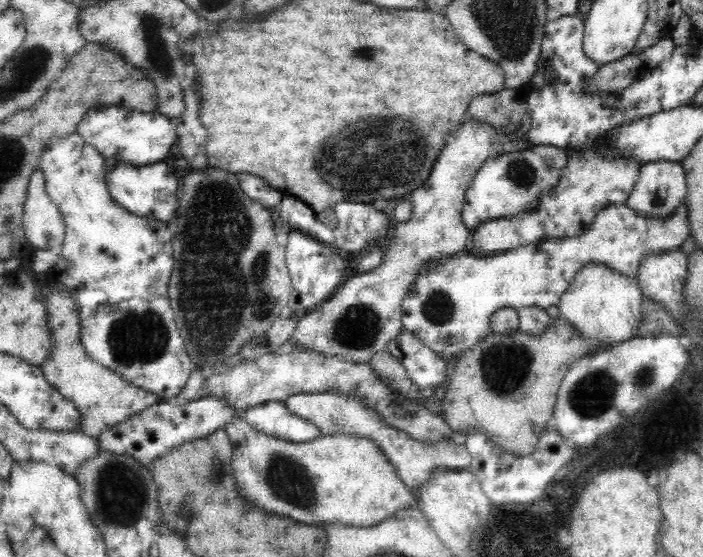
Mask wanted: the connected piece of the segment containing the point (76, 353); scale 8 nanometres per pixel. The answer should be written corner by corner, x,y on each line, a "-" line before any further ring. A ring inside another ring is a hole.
49,280
44,298
47,300
47,327
51,337
51,351
47,359
41,364
42,372
48,384
51,384
66,400
75,404
80,413
81,431
92,438
97,438
111,426
130,418
137,412
150,408
153,404
161,402
158,395
136,385
127,383
121,376
102,366
99,362
92,361
86,354
80,340
81,324
76,301
71,297
71,292
63,288
64,285

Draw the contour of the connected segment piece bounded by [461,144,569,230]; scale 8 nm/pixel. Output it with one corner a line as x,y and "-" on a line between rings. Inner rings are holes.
532,145
518,152
506,152
496,158
488,158
474,175
465,192
462,207
463,223
473,230
480,223
519,212
529,211
539,198
559,183
560,175
568,164
568,155
562,148

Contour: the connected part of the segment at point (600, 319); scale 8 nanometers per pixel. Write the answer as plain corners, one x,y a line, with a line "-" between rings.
586,263
576,271
573,283
568,285
567,291
559,298
558,307
564,319
586,339
614,346
634,338
643,318
642,301
642,291
637,279
606,265

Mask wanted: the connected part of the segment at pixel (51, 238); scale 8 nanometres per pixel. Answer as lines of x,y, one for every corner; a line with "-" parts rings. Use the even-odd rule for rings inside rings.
39,168
30,175
23,206
23,229
32,247
58,251
64,242
65,224
46,192
44,181

